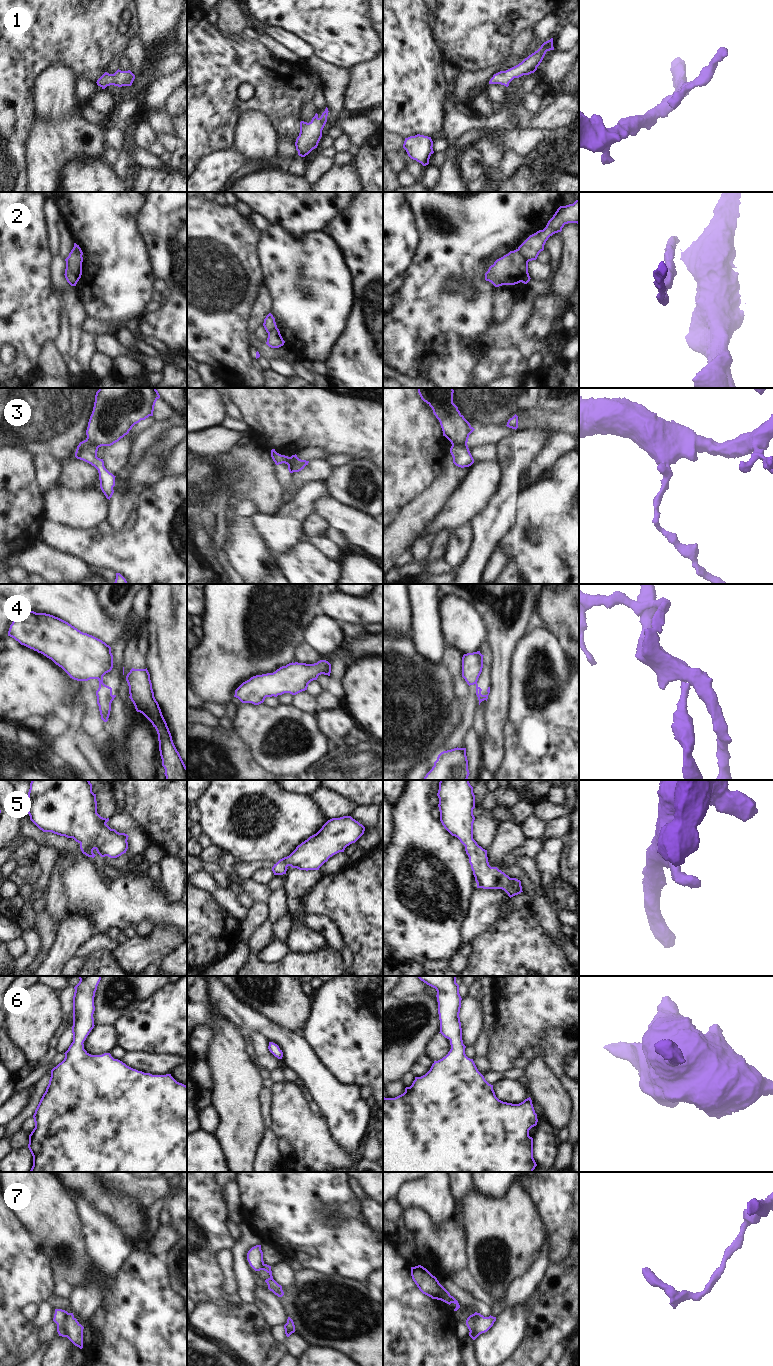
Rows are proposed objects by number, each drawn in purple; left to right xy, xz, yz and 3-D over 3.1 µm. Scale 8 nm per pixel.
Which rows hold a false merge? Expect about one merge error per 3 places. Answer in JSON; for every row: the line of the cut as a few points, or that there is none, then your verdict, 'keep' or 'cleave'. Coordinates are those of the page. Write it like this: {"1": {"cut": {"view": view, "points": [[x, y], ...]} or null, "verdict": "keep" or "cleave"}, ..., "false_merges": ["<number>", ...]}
{"1": {"cut": null, "verdict": "keep"}, "2": {"cut": {"view": "yz", "points": [[517, 249], [527, 262]]}, "verdict": "cleave"}, "3": {"cut": {"view": "xz", "points": [[290, 457], [289, 471]]}, "verdict": "cleave"}, "4": {"cut": {"view": "xy", "points": [[102, 676], [98, 679]]}, "verdict": "cleave"}, "5": {"cut": null, "verdict": "keep"}, "6": {"cut": null, "verdict": "keep"}, "7": {"cut": {"view": "xy", "points": [[68, 1313], [64, 1325], [66, 1336]]}, "verdict": "cleave"}, "false_merges": ["2", "3", "4", "7"]}

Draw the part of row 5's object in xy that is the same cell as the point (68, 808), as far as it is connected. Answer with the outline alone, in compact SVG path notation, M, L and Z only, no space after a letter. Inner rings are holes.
M32 780L26 801L26 809L30 820L43 832L73 838L80 844L83 854L94 858L95 849L101 857L117 858L126 853L128 849L128 835L111 829L106 823L109 818L103 818L97 813L96 794L92 792L92 784L89 780Z

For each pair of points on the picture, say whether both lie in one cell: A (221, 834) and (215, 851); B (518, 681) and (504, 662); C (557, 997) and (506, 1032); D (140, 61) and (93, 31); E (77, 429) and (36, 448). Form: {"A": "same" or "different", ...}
{"A": "different", "B": "different", "C": "same", "D": "different", "E": "same"}

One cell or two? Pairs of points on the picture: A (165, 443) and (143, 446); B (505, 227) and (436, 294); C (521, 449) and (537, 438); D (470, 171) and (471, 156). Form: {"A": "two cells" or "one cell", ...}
{"A": "two cells", "B": "one cell", "C": "one cell", "D": "one cell"}

